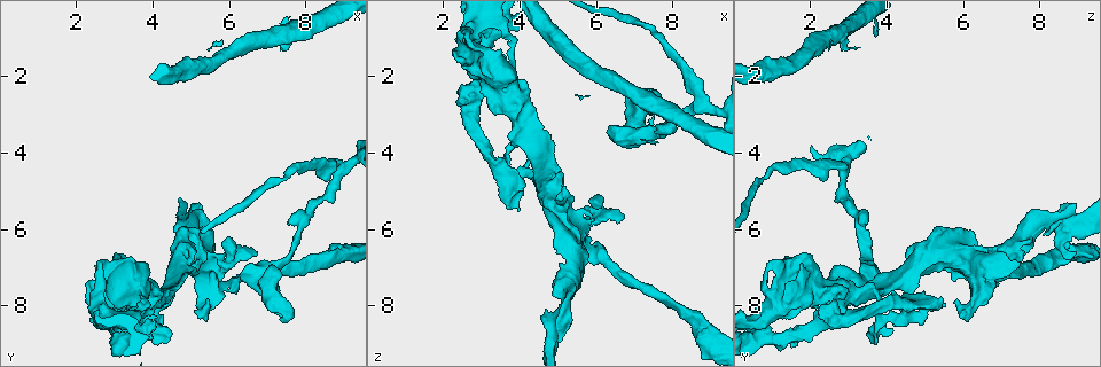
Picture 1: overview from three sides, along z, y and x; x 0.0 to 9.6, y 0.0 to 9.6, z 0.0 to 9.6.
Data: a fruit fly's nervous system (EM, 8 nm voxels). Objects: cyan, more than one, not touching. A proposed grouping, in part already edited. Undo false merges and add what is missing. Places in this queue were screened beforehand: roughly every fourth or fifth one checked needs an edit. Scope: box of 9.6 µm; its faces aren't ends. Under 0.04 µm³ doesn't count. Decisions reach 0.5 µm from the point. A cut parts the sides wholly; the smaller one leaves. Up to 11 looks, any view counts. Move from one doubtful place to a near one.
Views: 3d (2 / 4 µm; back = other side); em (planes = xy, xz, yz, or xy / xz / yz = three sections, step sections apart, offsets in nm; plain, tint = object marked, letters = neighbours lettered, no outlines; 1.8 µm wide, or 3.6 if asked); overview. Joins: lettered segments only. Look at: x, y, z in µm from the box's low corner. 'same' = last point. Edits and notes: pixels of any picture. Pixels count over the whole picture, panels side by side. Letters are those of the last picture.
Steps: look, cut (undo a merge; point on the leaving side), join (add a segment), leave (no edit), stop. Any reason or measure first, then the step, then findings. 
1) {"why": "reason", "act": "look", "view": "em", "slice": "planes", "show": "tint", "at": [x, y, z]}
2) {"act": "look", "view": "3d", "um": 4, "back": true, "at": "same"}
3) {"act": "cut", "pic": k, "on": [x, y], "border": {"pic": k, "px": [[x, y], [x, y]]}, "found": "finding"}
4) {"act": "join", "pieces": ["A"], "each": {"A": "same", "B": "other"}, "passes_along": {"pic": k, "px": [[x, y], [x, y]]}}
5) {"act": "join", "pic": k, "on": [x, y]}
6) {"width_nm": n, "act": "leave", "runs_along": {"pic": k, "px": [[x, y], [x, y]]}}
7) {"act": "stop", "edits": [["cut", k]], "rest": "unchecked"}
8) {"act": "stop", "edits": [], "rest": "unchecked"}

{"why": "sharp bend", "act": "look", "view": "em", "slice": "xy", "step": 16, "show": "tint", "at": [5.60, 7.50, 6.60]}

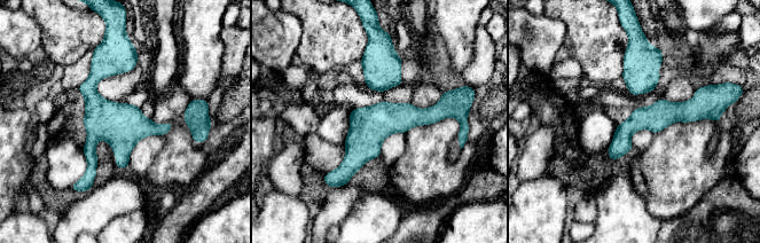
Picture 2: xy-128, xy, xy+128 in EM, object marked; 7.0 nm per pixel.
{"act": "look", "view": "em", "slice": "planes", "show": "letters", "at": "same"}

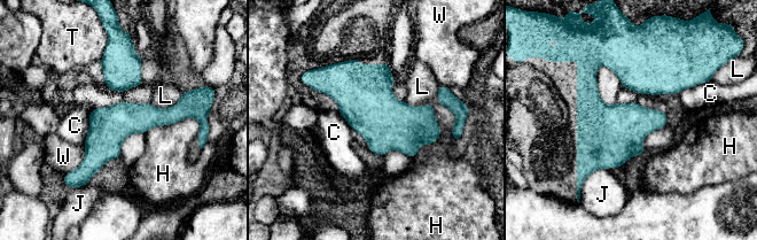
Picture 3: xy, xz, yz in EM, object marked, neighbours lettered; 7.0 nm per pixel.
{"width_nm": 280, "act": "leave", "each": {"C": "other", "H": "other", "J": "other", "L": "other", "T": "other", "W": "other"}, "runs_along": {"pic": 3, "px": [[187, 108], [133, 117], [76, 173]]}, "found": "all the same neuron"}

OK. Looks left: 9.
{"why": "free end", "act": "look", "view": "em", "slice": "planes", "show": "letters", "at": [6.70, 6.95, 3.35]}

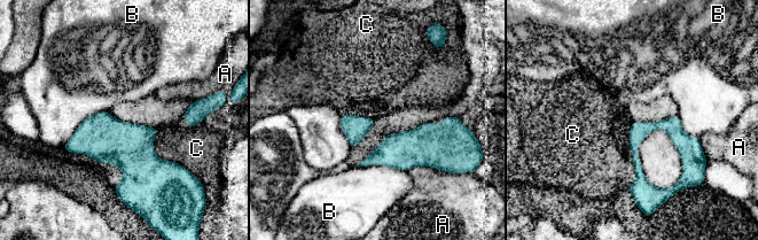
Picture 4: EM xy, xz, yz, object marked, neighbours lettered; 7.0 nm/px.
{"longest_contact_nm": ["B", 420], "act": "leave", "each": {"A": "other", "B": "other", "C": "other"}, "border": {"pic": 4, "px": [[156, 128], [154, 152], [185, 167]]}, "found": "none of them fits"}

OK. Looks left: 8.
{"why": "branch stops here", "act": "look", "view": "em", "slice": "planes", "show": "letters", "at": [5.10, 5.40, 8.85]}

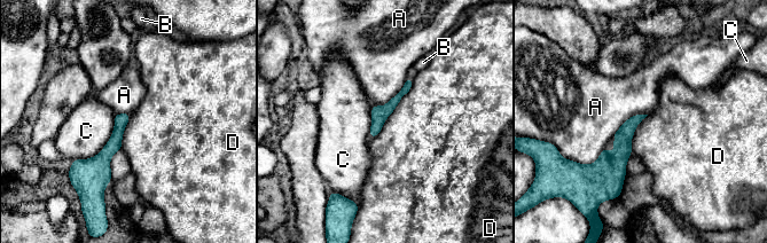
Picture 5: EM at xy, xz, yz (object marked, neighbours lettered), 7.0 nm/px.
{"longest_contact_nm": ["D", 500], "act": "leave", "each": {"A": "other", "B": "other", "C": "other", "D": "other"}, "border": {"pic": 5, "px": [[413, 80], [412, 87], [373, 139]]}, "found": "no lettered segment goes on from it"}

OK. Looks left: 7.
{"act": "look", "view": "3d", "um": 2, "at": [3.20, 7.60, 2.90]}

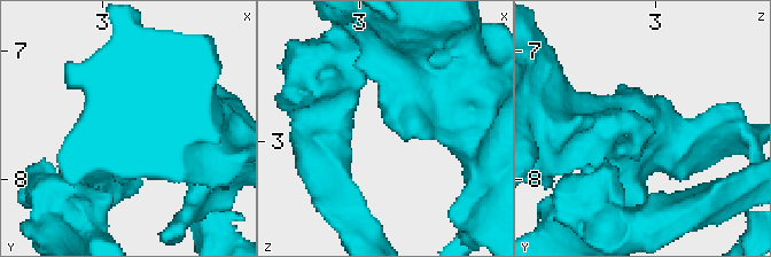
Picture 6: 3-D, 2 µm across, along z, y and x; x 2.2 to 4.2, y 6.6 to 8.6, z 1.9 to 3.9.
{"act": "look", "view": "em", "slice": "xy", "step": 4, "show": "letters", "at": [3.24, 7.60, 2.86]}

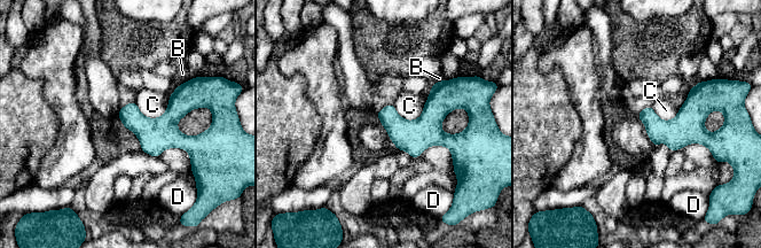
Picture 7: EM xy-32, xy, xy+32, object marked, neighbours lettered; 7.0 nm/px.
{"act": "look", "view": "em", "slice": "planes", "show": "letters", "at": "same"}

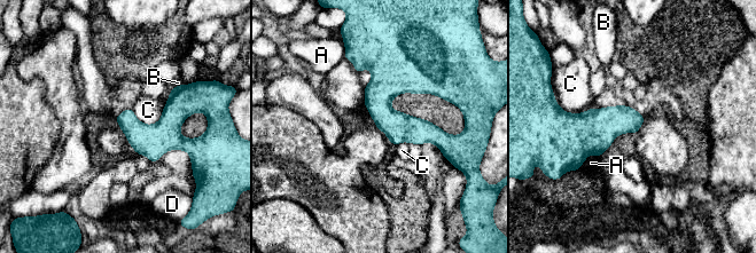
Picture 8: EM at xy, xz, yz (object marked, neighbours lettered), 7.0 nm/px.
{"longest_contact_nm": ["C", 240], "act": "leave", "each": {"A": "other", "B": "other", "C": "other", "D": "other"}, "border": {"pic": 8, "px": [[164, 107], [152, 124], [131, 109]]}, "found": "none of them fits"}

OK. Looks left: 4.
{"act": "stop", "edits": [], "rest": "unchecked"}

